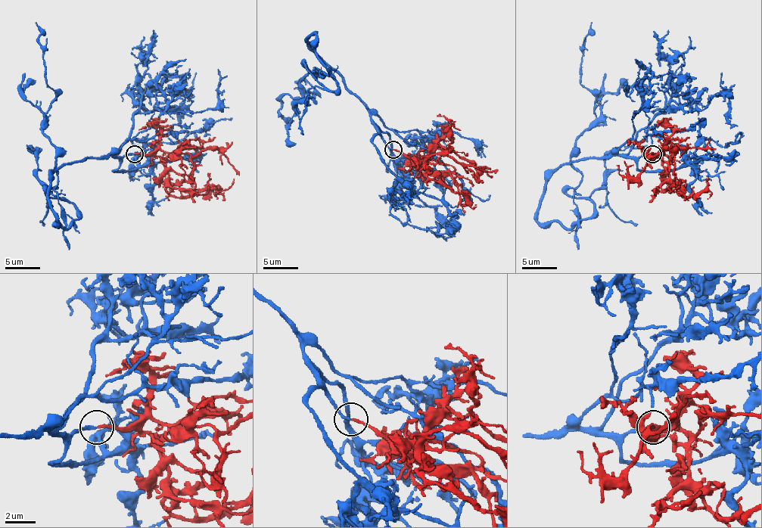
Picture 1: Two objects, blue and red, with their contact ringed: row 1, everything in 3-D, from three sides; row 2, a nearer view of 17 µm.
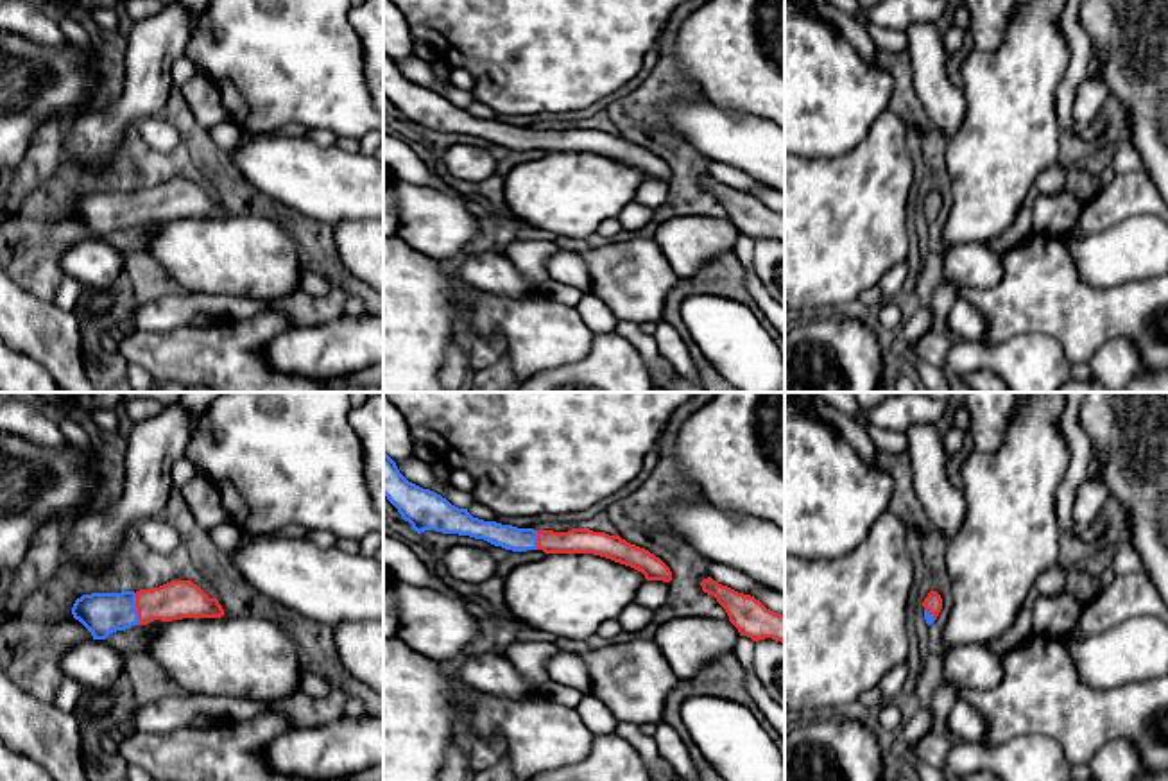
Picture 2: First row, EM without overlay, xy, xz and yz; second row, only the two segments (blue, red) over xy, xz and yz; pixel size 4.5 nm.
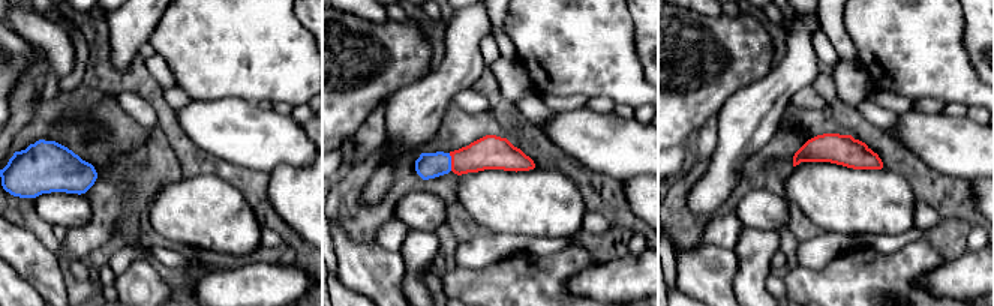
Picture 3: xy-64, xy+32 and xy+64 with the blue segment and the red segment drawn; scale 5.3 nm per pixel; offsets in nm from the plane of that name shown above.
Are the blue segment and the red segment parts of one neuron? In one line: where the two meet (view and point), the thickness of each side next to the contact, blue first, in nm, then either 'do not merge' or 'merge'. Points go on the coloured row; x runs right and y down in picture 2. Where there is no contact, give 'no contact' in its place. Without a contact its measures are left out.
contact xy (135, 609); calibres 190 and 180 nm; merge

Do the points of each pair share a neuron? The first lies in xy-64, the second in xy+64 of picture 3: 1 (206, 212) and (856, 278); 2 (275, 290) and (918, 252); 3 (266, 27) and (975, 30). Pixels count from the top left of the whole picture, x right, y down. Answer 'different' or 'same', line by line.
1: different
2: different
3: different

